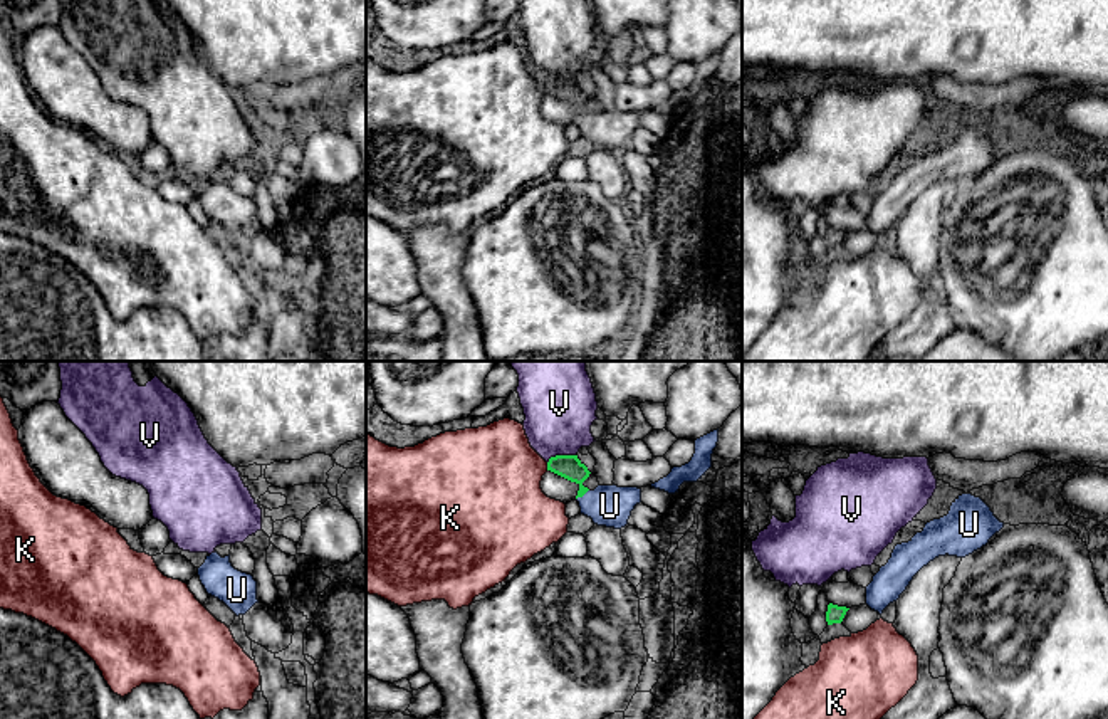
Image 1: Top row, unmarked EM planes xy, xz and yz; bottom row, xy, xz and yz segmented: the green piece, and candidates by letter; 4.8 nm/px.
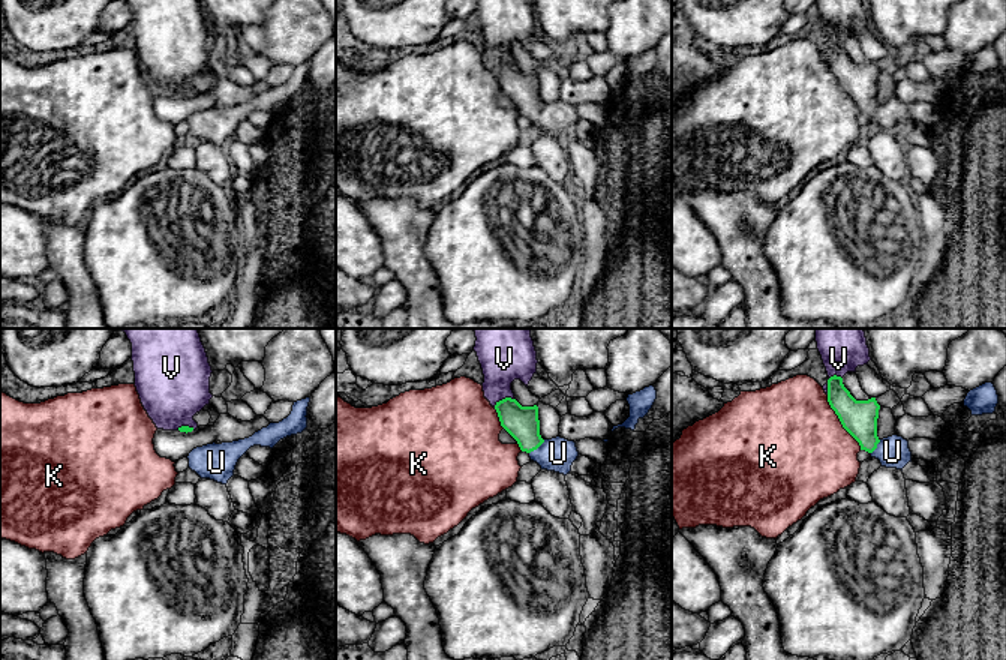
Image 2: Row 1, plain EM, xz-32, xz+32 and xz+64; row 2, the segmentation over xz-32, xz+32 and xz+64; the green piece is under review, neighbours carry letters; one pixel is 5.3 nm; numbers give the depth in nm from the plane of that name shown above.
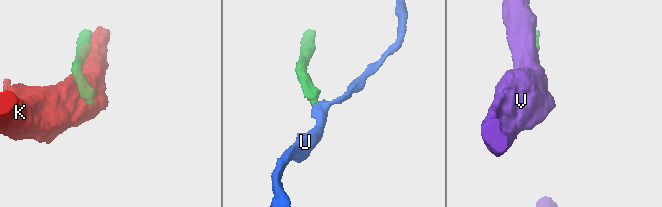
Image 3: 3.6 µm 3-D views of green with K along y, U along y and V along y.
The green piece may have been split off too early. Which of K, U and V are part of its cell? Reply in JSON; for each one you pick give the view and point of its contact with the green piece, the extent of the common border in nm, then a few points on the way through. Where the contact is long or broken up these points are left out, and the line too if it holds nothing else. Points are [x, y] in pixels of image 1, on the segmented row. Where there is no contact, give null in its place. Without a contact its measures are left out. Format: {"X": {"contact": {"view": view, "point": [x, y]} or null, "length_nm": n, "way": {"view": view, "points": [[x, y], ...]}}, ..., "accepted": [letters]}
{"U": {"contact": {"view": "xz", "point": [581, 496]}, "length_nm": 80, "way": {"view": "xz", "points": [[569, 467], [580, 477], [581, 496], [595, 504], [610, 506]]}}, "accepted": ["U"]}

